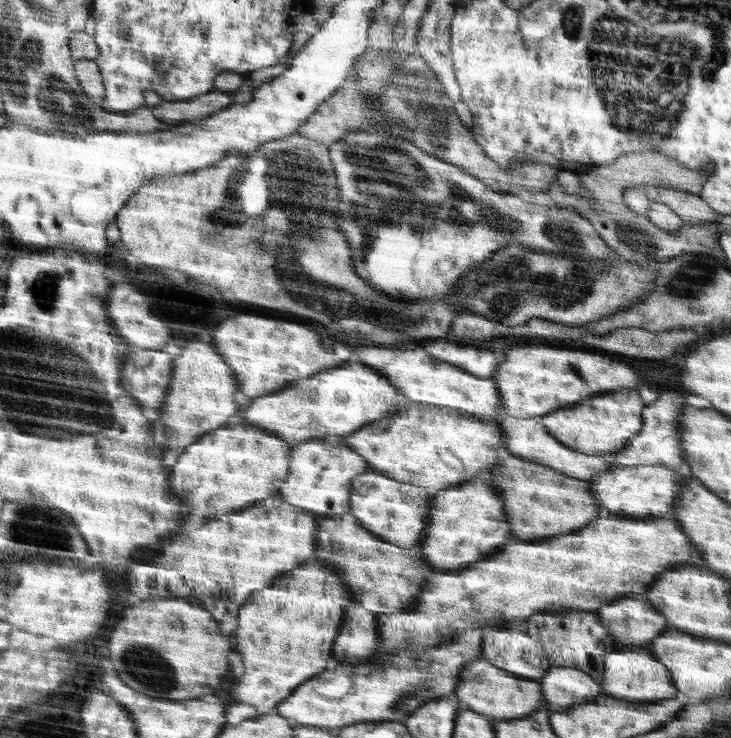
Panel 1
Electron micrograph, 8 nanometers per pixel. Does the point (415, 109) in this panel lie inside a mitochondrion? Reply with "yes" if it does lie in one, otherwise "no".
yes

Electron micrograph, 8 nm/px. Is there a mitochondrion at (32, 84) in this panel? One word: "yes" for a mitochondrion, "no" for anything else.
yes

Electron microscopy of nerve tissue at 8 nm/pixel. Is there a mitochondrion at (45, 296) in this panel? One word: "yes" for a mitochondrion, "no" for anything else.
yes

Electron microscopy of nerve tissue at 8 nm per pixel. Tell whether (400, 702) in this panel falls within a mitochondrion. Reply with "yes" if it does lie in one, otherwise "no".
yes

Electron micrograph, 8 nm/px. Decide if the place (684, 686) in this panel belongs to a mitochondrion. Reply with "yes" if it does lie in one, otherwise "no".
no

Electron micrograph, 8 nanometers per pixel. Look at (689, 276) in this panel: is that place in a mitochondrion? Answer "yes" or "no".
yes

